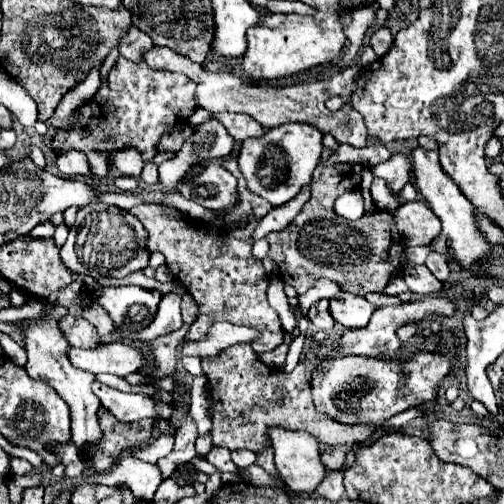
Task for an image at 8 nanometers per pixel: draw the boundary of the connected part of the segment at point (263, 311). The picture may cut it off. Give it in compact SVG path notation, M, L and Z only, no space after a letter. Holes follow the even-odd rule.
M234 156L226 158L222 164L238 178L238 204L230 210L214 210L216 218L204 224L204 228L188 220L176 218L176 214L160 214L158 204L138 204L130 208L130 212L148 230L148 244L146 244L148 250L162 252L166 256L166 266L170 268L174 280L184 284L200 306L200 318L190 326L186 340L198 342L208 334L214 322L226 320L236 326L258 328L262 332L262 338L252 342L252 348L258 354L262 354L282 344L282 336L284 336L280 316L276 314L276 310L270 308L266 300L270 278L262 266L262 260L256 260L252 256L252 246L250 246L250 236L258 224L258 218L266 216L272 206L268 206L264 198L252 194L244 186L244 178L240 178L240 170L236 170ZM236 218L246 219L237 221ZM235 223L234 230L228 228L229 225L235 226Z

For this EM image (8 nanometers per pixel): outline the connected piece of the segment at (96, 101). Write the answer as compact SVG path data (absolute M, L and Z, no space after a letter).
M118 58L116 66L108 74L108 86L100 86L92 100L80 106L80 114L84 116L74 124L68 132L58 132L54 138L54 152L62 154L68 150L100 150L114 152L128 146L134 146L142 152L144 160L150 160L156 154L156 142L160 134L178 122L186 122L186 118L196 108L192 100L196 84L184 74L150 70L146 62L130 62L126 58Z

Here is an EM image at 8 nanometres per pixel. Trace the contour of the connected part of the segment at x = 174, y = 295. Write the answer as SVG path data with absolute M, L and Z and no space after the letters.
M170 292L162 296L162 302L158 306L156 318L148 328L139 331L136 336L140 340L152 340L162 334L168 334L172 330L178 330L182 326L182 316L180 316L180 292Z

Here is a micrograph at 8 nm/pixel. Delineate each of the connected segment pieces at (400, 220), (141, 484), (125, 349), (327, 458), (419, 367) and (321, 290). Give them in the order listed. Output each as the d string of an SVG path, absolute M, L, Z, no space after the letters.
M406 202L394 214L406 248L428 246L441 232L441 222L425 202Z
M122 456L120 464L114 466L110 474L90 476L84 482L98 482L108 486L108 480L112 480L112 484L128 484L136 500L152 500L156 488L162 482L160 472L154 468L154 464L142 462L134 456Z
M110 342L110 344L98 344L94 348L68 348L68 358L72 366L88 370L92 374L108 372L116 376L126 376L130 372L136 372L142 366L142 354L140 350L124 344L124 342Z
M324 448L322 450L322 464L326 470L336 470L344 466L344 448Z
M418 354L418 356L412 356L408 358L406 362L402 360L378 360L378 358L362 358L362 356L350 356L350 358L336 358L336 360L330 360L330 362L324 362L322 366L318 366L318 370L314 372L314 380L312 380L312 398L314 398L314 404L316 404L316 410L332 420L338 420L342 424L382 424L384 420L388 420L390 416L398 414L398 412L404 412L416 404L422 404L422 402L434 402L436 400L436 392L438 392L438 384L442 382L442 378L448 374L448 370L452 368L452 362L448 360L448 356L444 354Z
M320 278L320 280L316 280L314 282L314 286L306 292L306 294L302 294L302 296L298 296L298 300L300 300L300 308L302 310L308 310L314 302L318 302L320 298L332 298L336 292L340 292L342 288L340 288L340 284L332 284L332 280L328 280L328 278Z

